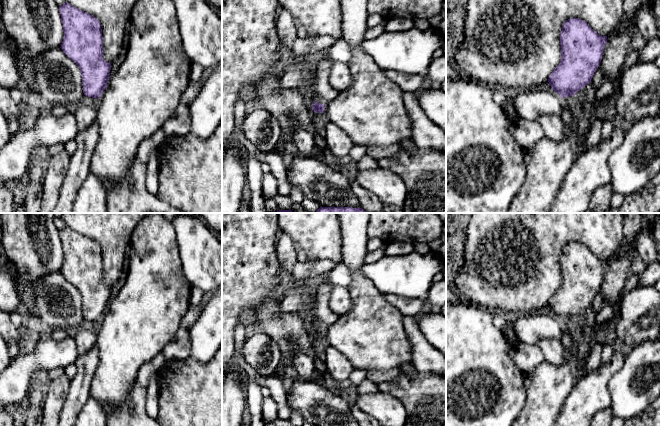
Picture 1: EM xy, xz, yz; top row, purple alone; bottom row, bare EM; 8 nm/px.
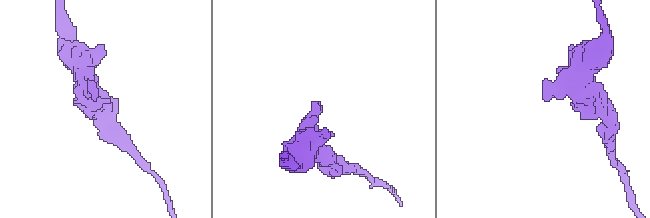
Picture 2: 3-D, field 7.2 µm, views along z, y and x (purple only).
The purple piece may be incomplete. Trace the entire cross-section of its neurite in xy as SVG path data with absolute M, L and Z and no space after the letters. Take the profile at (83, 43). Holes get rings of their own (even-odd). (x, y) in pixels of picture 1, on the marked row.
M65 2L59 6L63 24L64 38L61 44L63 52L74 61L81 70L83 93L98 98L107 87L111 63L103 59L103 37L101 24L97 18Z

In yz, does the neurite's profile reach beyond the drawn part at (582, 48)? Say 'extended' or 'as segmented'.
as segmented

